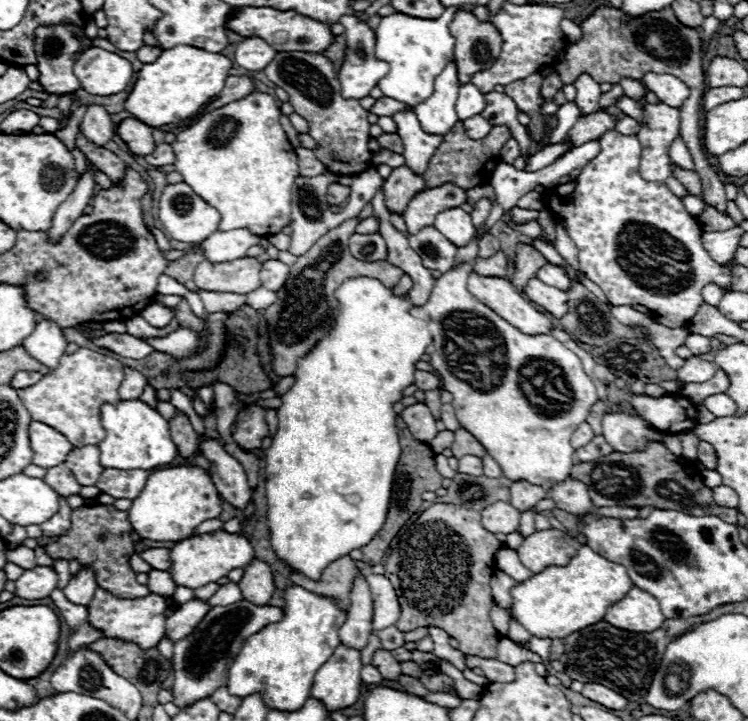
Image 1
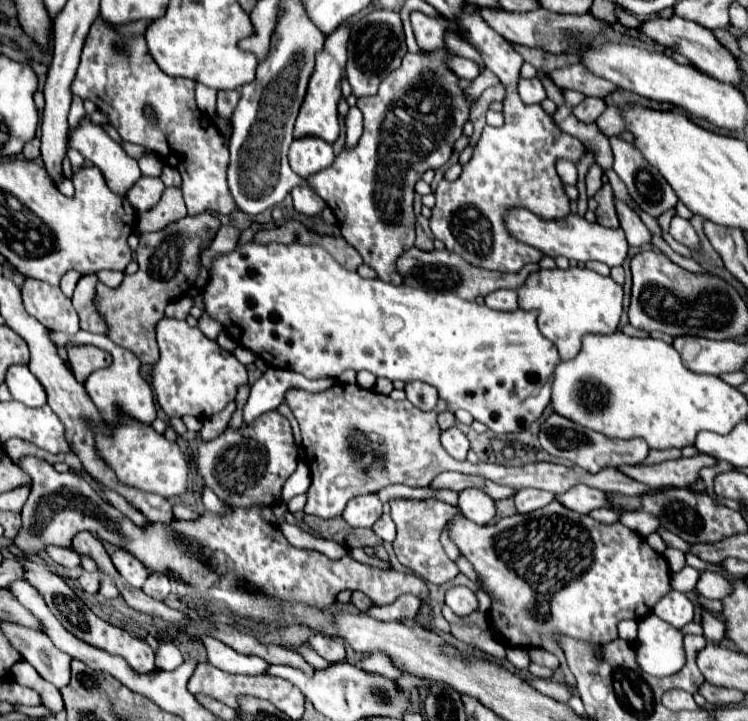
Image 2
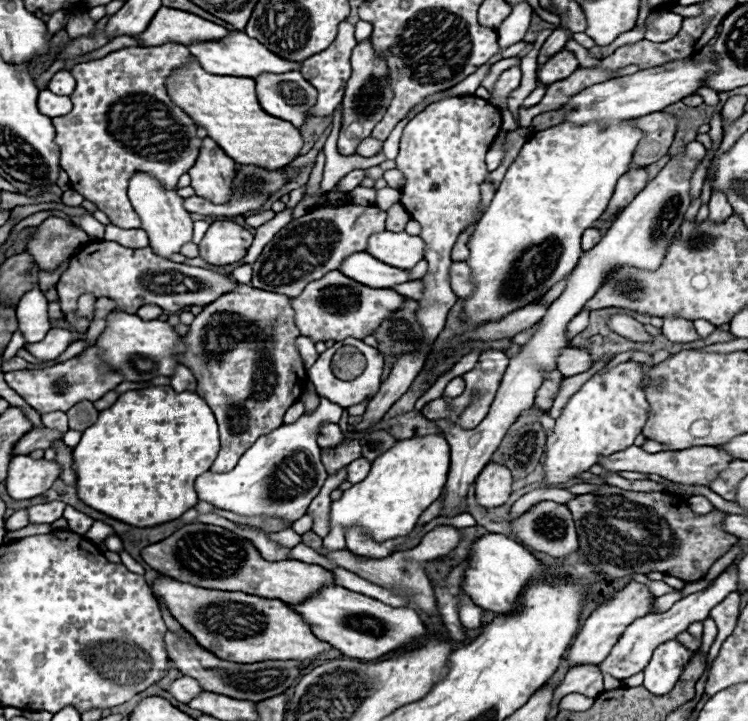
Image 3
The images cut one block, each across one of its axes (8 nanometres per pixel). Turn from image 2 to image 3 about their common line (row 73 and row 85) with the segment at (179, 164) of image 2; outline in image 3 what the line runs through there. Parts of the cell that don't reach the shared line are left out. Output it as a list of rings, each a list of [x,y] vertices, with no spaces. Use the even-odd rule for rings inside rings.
[[[180,44],[162,46],[132,46],[106,54],[100,60],[76,64],[70,72],[76,78],[76,90],[70,100],[74,104],[68,116],[52,118],[56,128],[56,144],[60,146],[60,166],[70,176],[72,190],[80,192],[86,200],[94,202],[112,224],[120,228],[140,228],[138,214],[128,200],[128,180],[134,172],[150,172],[164,188],[176,188],[178,178],[186,174],[198,158],[200,138],[196,138],[196,124],[176,106],[166,94],[164,82],[168,74],[188,62],[188,48]]]

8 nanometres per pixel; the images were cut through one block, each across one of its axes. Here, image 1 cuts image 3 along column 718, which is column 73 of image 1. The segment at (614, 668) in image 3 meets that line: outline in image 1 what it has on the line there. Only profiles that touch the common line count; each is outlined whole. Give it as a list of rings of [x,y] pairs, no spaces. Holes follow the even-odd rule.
[[[82,566],[78,570],[78,574],[72,576],[70,582],[66,584],[64,594],[66,594],[66,598],[70,602],[88,606],[88,602],[92,600],[96,588],[98,588],[98,584],[96,584],[96,570],[94,568],[88,568],[88,566]]]

